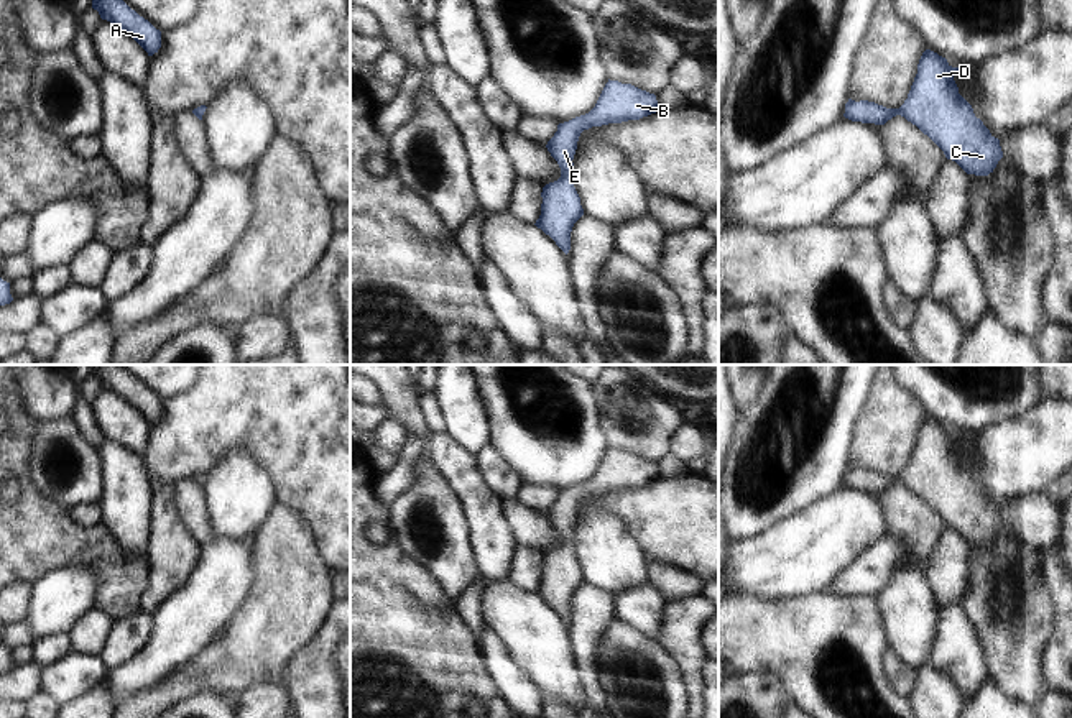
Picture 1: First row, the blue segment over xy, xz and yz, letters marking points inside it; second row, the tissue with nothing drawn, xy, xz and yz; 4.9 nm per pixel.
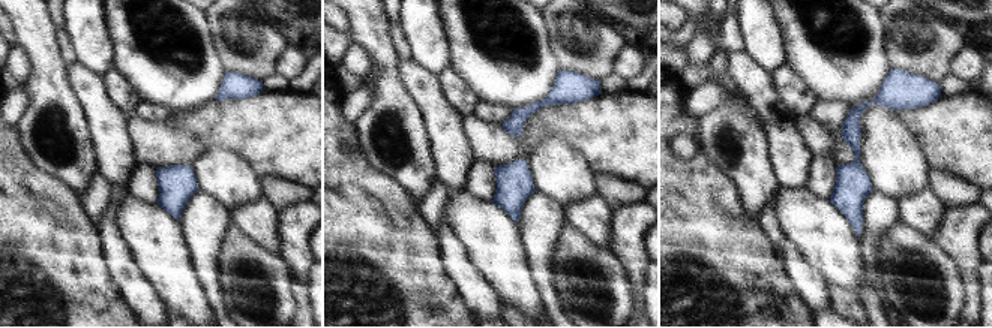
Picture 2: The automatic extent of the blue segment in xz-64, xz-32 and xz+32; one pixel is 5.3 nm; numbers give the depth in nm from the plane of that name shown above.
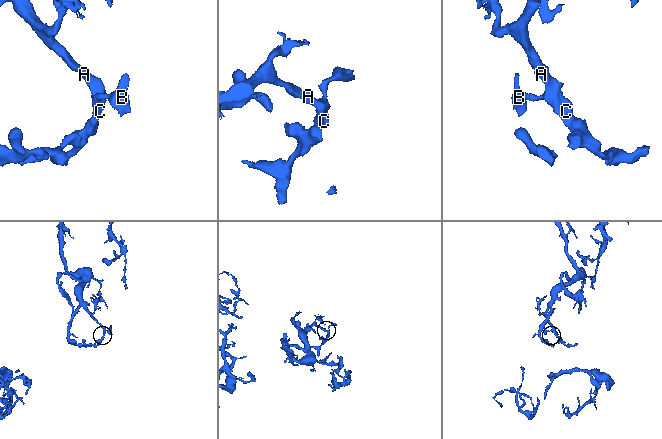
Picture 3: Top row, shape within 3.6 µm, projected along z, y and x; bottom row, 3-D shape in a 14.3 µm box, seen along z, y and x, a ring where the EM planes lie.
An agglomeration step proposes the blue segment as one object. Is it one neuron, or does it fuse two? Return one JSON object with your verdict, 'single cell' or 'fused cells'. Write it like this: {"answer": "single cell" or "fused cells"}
{"answer": "single cell"}

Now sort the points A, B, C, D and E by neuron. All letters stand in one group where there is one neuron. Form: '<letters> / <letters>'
A B C D E

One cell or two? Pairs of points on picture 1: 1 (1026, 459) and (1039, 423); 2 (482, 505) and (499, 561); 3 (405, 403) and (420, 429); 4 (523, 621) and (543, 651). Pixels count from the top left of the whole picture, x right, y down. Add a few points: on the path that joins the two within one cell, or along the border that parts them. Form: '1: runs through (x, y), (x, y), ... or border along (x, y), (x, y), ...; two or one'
1: runs through (1033, 451), (1039, 444), (1039, 431); one
2: runs through (484, 518), (492, 547); one
3: runs through (405, 409), (413, 423); one
4: runs through (528, 628), (538, 644); one

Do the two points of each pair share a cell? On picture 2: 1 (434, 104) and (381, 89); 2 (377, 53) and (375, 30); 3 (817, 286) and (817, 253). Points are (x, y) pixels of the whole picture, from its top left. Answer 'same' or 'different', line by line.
1: different
2: same
3: different

